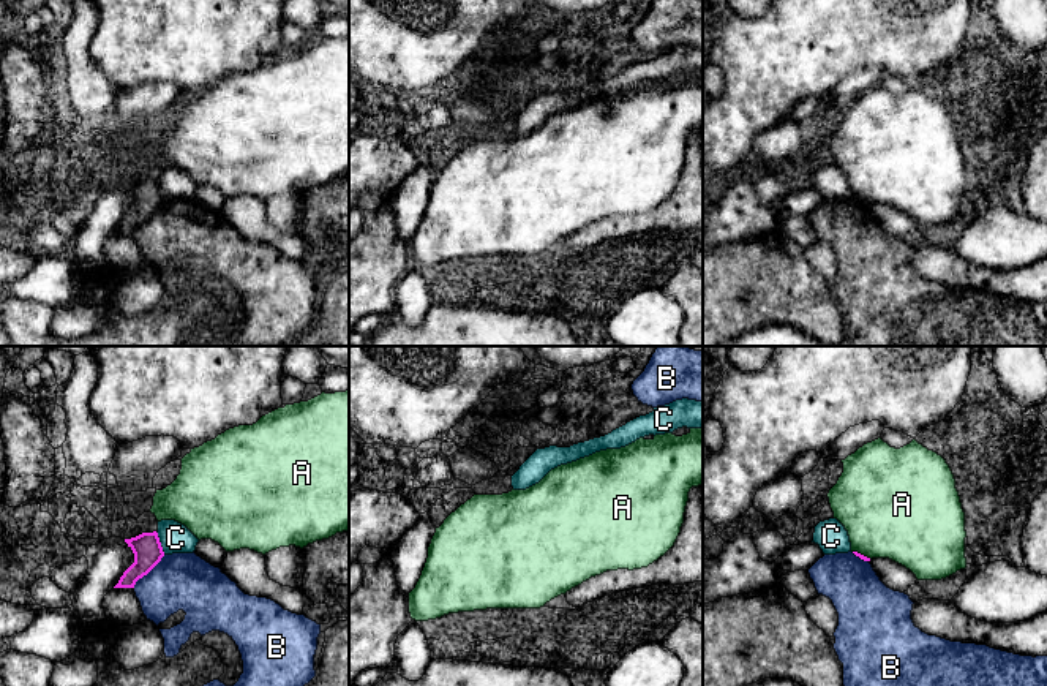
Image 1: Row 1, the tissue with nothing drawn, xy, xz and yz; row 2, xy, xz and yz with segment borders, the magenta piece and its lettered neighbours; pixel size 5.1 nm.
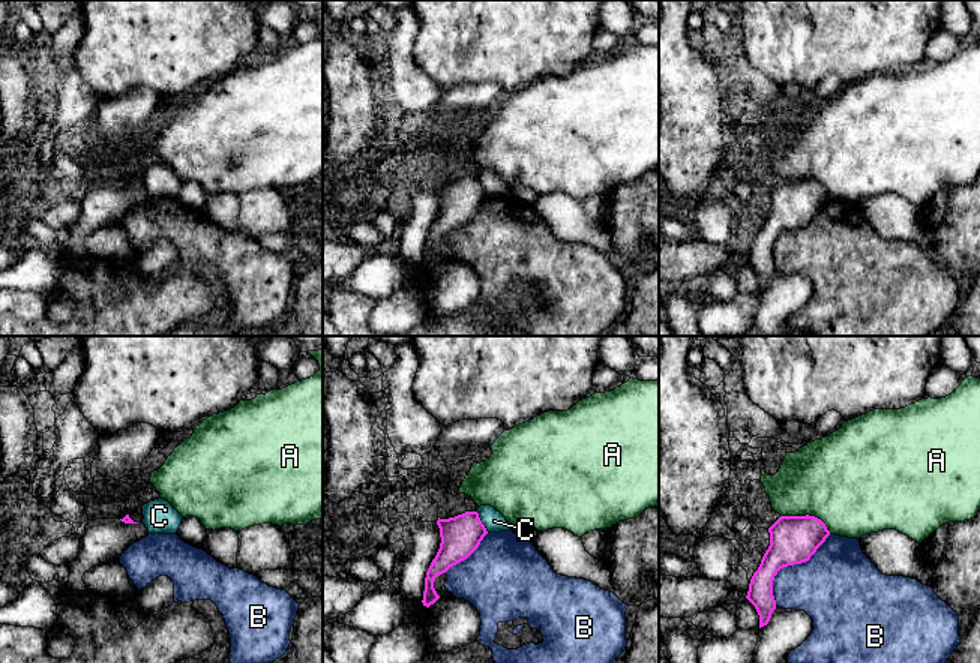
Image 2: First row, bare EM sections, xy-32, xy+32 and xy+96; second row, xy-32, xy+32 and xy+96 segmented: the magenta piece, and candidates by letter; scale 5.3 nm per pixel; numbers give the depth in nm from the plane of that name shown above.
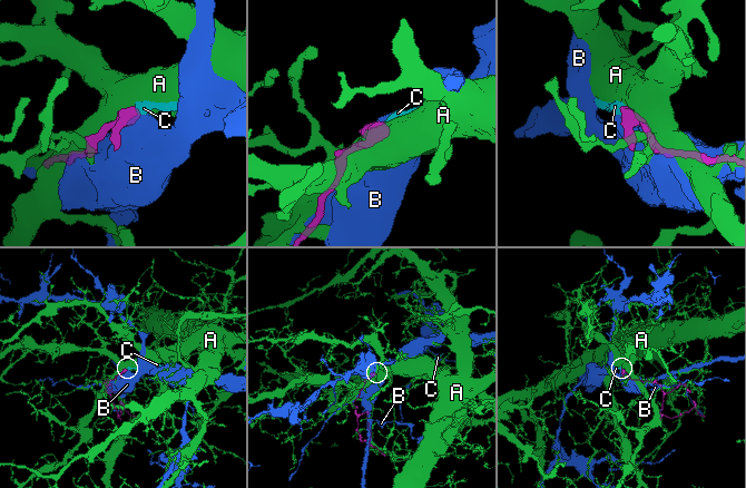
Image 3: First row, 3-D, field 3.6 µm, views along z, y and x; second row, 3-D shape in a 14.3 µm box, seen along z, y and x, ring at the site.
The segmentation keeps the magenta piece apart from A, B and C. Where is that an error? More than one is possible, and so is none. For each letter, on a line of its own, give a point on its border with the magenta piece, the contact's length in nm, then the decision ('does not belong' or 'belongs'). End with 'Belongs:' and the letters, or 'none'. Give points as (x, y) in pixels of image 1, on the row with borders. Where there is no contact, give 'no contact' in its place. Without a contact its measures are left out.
A: meets magenta in yz at (863, 555); contact 100 nm long; does not belong
B: meets magenta in xy at (147, 572); contact 240 nm long; does not belong
C: meets magenta in xy at (160, 542); contact 130 nm long; does not belong
Belongs: none

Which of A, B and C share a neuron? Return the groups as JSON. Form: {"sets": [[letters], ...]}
{"sets": [["A"], ["B"], ["C"]]}

